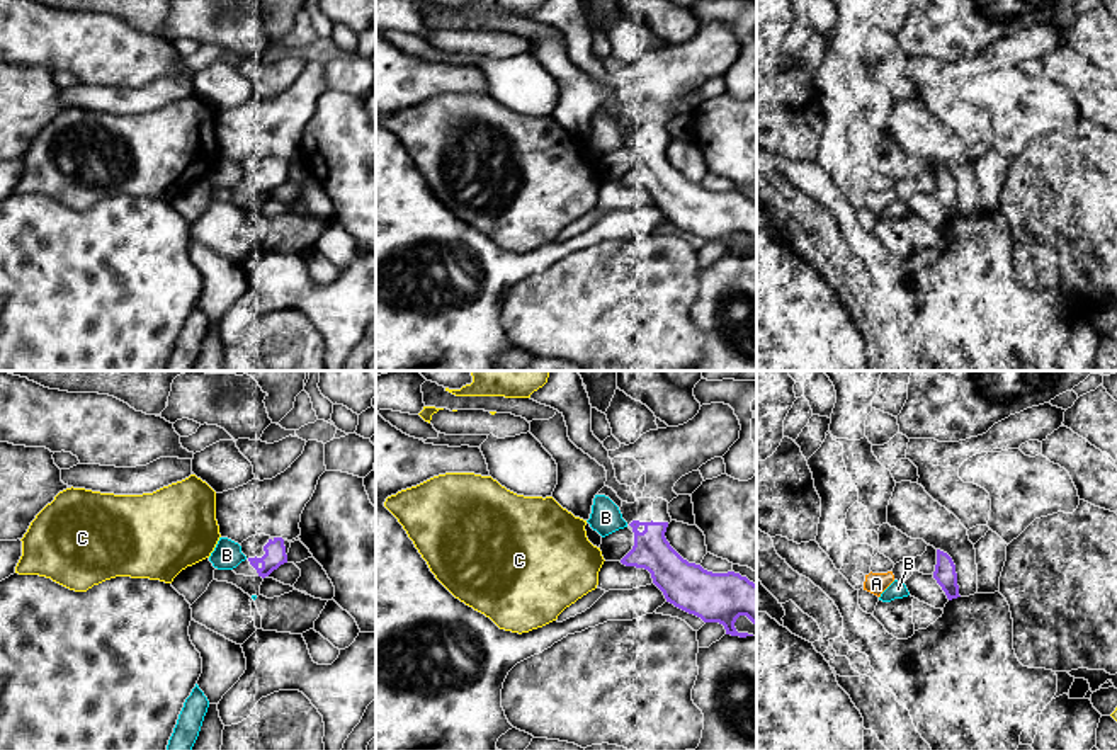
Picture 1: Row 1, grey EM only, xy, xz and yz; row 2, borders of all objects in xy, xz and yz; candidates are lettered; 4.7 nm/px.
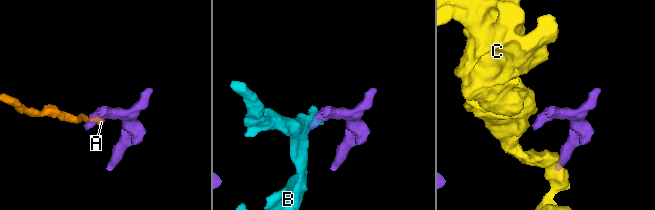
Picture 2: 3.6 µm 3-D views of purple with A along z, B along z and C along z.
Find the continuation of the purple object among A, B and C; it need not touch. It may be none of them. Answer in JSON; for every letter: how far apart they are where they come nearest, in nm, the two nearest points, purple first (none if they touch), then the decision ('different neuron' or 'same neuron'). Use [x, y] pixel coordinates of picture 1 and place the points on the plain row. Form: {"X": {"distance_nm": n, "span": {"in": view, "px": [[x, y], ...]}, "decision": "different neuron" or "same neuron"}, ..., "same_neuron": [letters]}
{"A": {"distance_nm": 100, "span": {"in": "yz", "px": [[908, 179], [891, 191]]}, "decision": "different neuron"}, "B": {"distance_nm": 20, "span": {"in": "xy", "px": [[249, 177], [245, 177]]}, "decision": "different neuron"}, "C": {"distance_nm": 80, "span": {"in": "xz", "px": [[621, 179], [604, 179]]}, "decision": "different neuron"}, "same_neuron": []}

